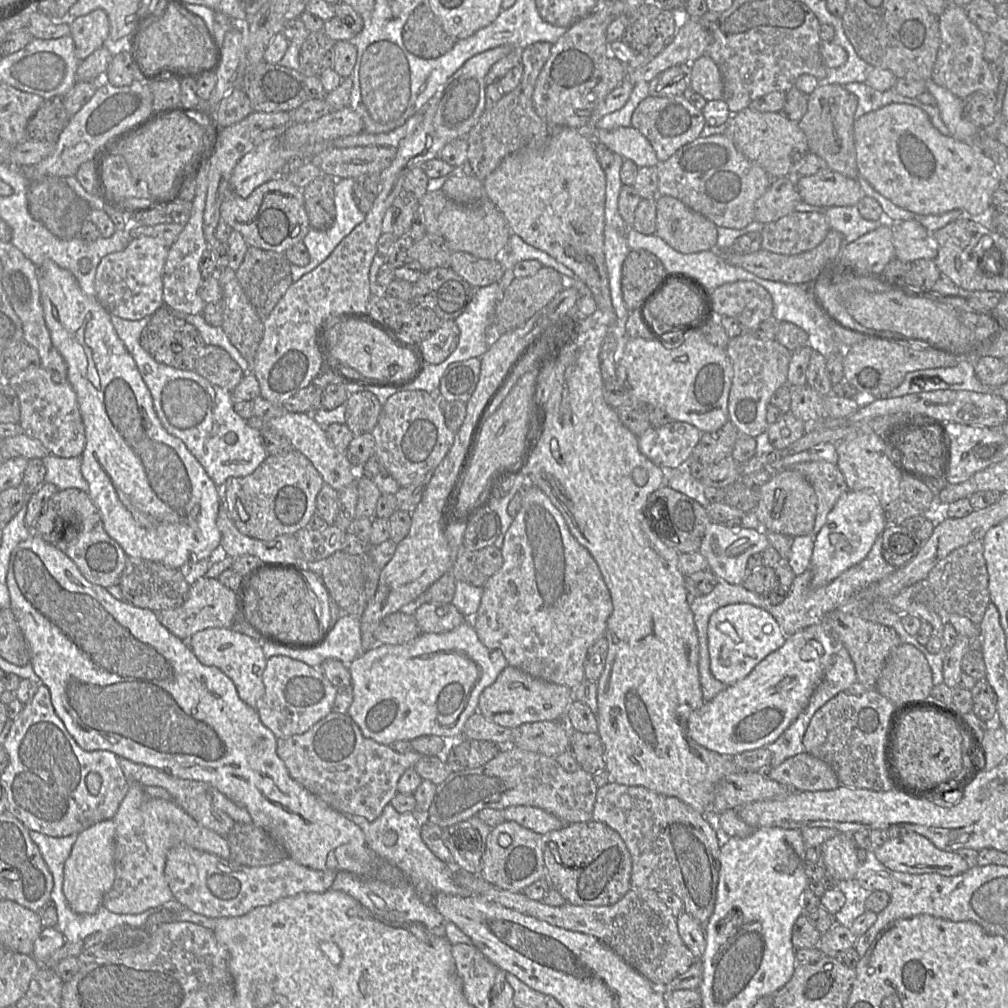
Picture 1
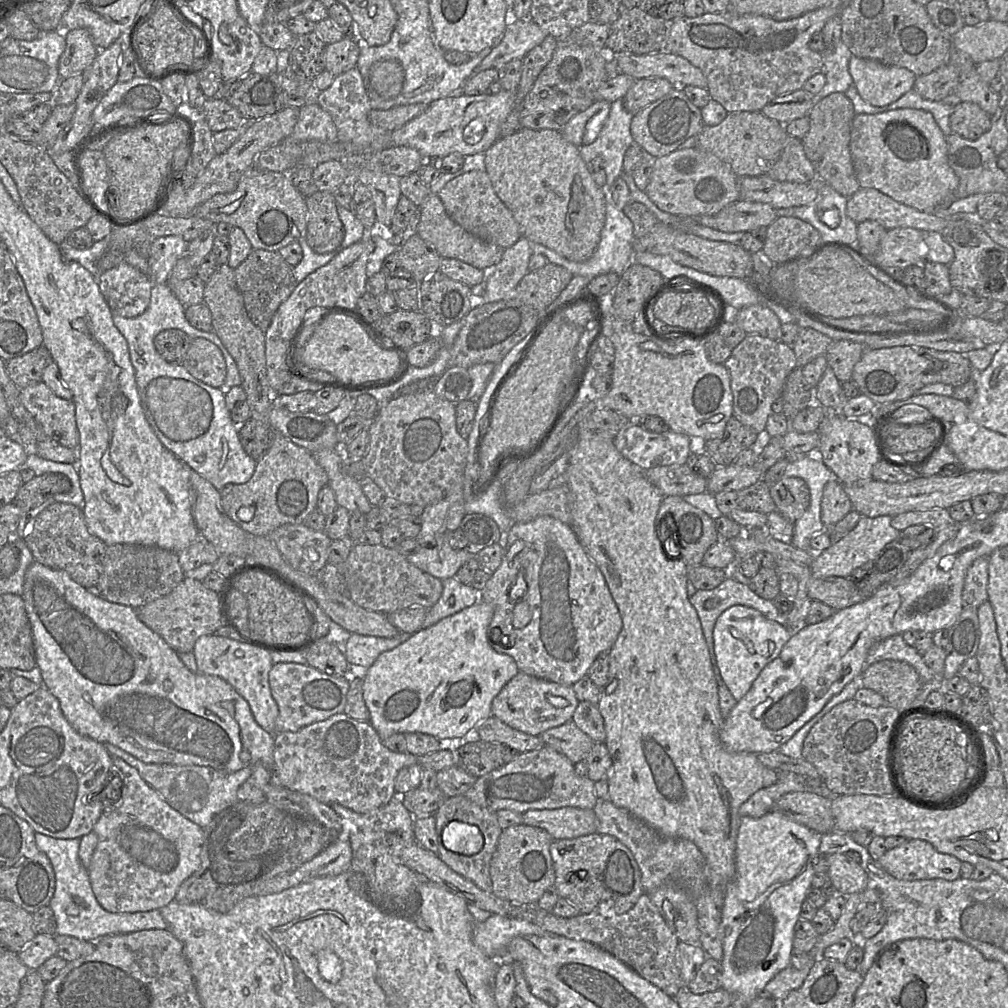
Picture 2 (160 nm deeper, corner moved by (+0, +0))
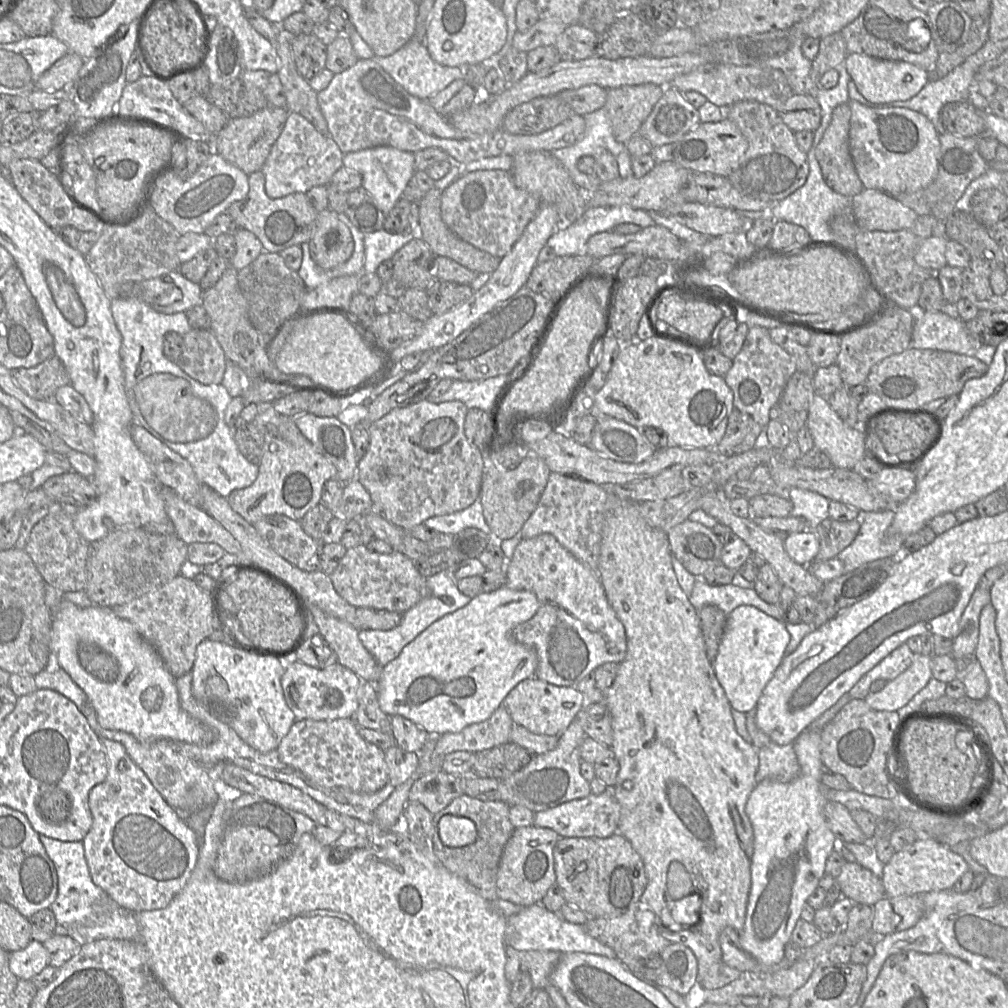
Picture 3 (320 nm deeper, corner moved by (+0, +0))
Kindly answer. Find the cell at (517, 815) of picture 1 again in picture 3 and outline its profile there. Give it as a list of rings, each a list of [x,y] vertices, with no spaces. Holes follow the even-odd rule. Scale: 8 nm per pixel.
[[[611,790],[602,794],[593,793],[580,799],[562,803],[556,807],[534,813],[533,825],[550,828],[560,837],[607,838],[618,832],[620,805]]]

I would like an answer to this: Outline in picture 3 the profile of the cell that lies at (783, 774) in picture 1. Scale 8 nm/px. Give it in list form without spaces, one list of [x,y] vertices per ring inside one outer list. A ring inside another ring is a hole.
[[[608,492],[605,504],[605,519],[602,529],[601,549],[598,560],[598,575],[604,587],[609,603],[617,617],[623,623],[626,633],[626,656],[619,663],[615,680],[605,692],[604,703],[611,715],[613,742],[611,751],[619,764],[615,785],[610,789],[620,805],[618,833],[624,836],[640,855],[647,877],[647,885],[640,897],[640,904],[650,909],[654,915],[660,934],[670,943],[682,943],[690,948],[698,961],[698,983],[709,968],[722,962],[722,950],[719,935],[726,927],[733,927],[738,932],[744,928],[749,891],[751,888],[751,859],[754,850],[754,832],[745,813],[748,797],[756,786],[755,775],[759,766],[757,749],[746,742],[736,731],[732,717],[732,707],[720,685],[712,662],[708,659],[698,611],[680,587],[672,565],[672,553],[665,531],[650,526],[638,511],[638,503],[621,499]],[[672,861],[682,863],[690,876],[692,893],[674,900],[667,888],[669,865]]]

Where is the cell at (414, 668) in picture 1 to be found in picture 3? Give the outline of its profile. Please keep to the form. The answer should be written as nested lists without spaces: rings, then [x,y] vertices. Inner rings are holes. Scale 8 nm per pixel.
[[[502,586],[493,592],[481,592],[472,598],[465,606],[439,618],[409,642],[395,659],[383,666],[382,674],[375,683],[381,710],[389,716],[401,715],[424,729],[429,733],[429,736],[437,737],[445,733],[457,733],[471,724],[485,721],[502,705],[504,698],[512,688],[520,681],[535,675],[538,665],[538,658],[535,650],[515,641],[511,636],[511,631],[516,625],[532,618],[538,608],[539,601],[534,592],[529,590],[513,590],[506,586]]]

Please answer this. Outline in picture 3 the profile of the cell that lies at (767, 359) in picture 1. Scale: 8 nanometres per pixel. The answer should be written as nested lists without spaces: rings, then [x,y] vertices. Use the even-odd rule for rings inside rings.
[[[751,325],[741,350],[732,360],[732,367],[723,378],[733,392],[734,408],[749,414],[765,428],[770,421],[771,407],[779,401],[787,381],[795,371],[794,359],[772,341],[769,329]]]

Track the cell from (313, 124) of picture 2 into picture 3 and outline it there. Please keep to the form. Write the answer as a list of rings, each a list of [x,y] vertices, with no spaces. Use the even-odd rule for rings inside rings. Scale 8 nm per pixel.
[[[289,112],[285,127],[272,146],[261,168],[265,176],[265,192],[272,199],[282,198],[292,193],[307,193],[315,186],[327,186],[337,170],[343,167],[343,153],[334,139],[320,133],[306,118],[296,112]]]

